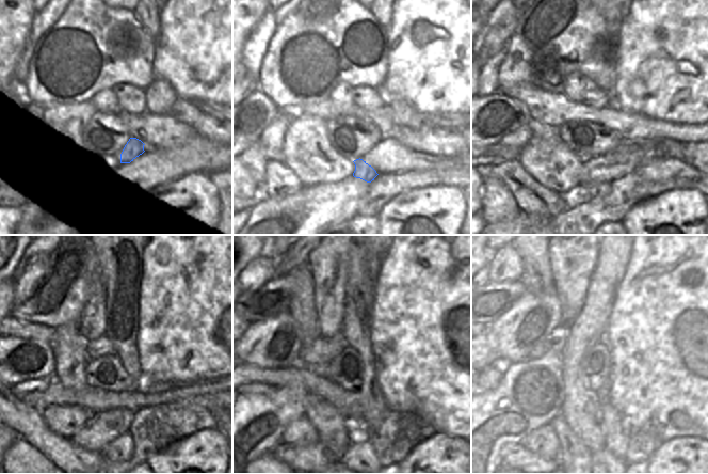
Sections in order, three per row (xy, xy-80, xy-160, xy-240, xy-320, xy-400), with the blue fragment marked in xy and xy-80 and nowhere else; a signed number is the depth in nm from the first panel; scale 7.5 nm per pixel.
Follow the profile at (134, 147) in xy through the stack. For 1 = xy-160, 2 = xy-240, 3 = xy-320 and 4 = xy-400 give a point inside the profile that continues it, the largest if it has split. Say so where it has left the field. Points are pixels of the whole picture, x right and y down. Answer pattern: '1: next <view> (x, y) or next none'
1: next xy-160 (601, 190)
2: next xy-240 (122, 448)
3: next xy-320 (360, 452)
4: next xy-400 (604, 452)

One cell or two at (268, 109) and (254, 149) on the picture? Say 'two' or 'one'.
two

